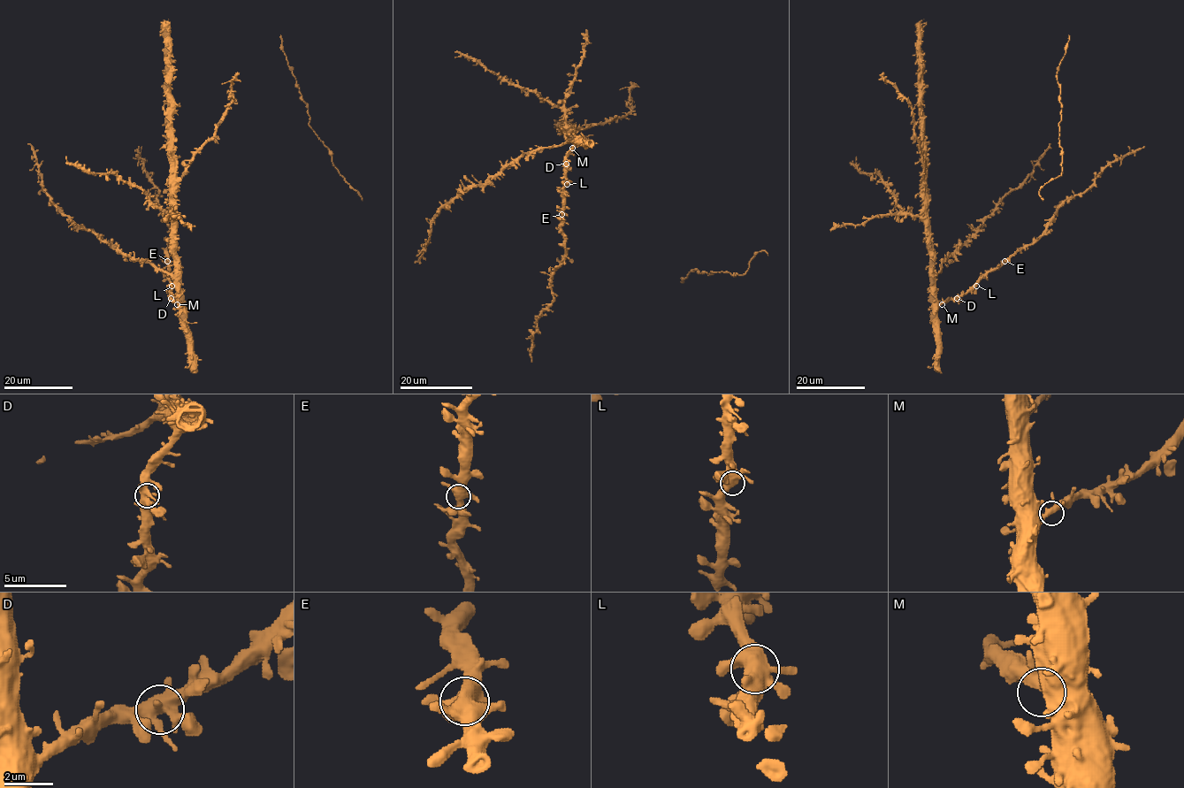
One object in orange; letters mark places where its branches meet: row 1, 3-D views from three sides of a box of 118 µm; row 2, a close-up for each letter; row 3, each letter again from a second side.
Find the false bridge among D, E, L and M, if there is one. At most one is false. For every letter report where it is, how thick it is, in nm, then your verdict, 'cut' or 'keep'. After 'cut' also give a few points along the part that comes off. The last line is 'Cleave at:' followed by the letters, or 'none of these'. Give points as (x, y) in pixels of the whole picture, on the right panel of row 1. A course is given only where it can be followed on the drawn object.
D: at (957, 298); 550 nm thick; keep
E: at (1004, 261); 550 nm thick; keep
L: at (976, 286); 600 nm thick; keep
M: at (942, 304); 400 nm thick; keep
Cleave at: none of these

